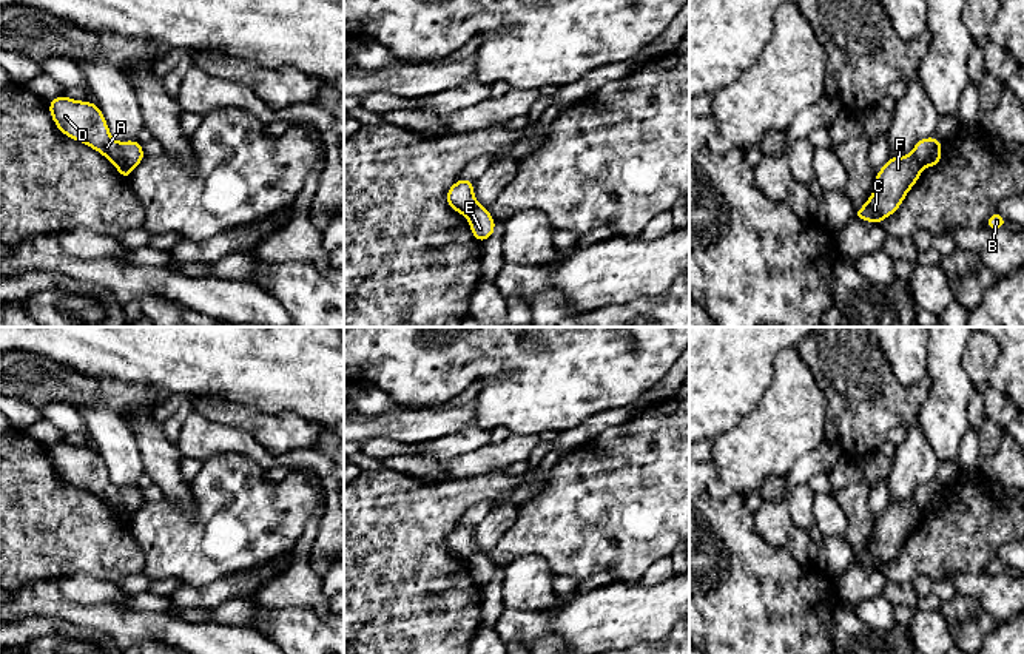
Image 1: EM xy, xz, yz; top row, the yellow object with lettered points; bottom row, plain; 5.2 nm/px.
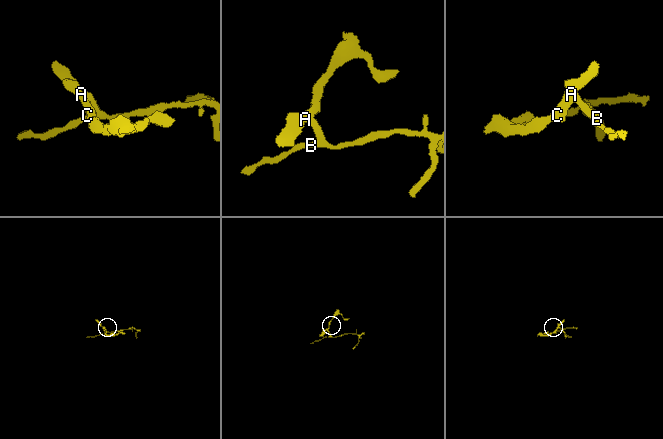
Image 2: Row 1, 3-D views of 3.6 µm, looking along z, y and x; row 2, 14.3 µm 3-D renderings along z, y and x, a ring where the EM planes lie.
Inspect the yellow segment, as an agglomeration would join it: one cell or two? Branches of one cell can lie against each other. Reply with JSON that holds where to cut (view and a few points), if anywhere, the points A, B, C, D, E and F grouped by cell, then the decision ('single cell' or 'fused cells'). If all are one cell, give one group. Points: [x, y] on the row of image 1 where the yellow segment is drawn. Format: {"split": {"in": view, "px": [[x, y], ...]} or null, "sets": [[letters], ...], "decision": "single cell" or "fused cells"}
{"split": {"in": "xy", "px": [[119, 144], [124, 158], [133, 167]]}, "sets": [["A", "C", "D", "F"], ["B", "E"]], "decision": "fused cells"}

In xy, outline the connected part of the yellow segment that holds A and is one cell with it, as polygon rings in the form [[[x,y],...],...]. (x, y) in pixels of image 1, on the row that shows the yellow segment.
[[[60,94],[48,103],[48,108],[65,136],[89,145],[113,162],[122,177],[130,177],[134,167],[125,159],[120,143],[111,137],[108,123],[96,103],[71,100]]]

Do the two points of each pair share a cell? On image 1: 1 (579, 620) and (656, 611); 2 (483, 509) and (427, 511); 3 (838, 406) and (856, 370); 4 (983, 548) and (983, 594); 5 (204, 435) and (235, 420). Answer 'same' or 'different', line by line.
1: same
2: different
3: same
4: different
5: different

